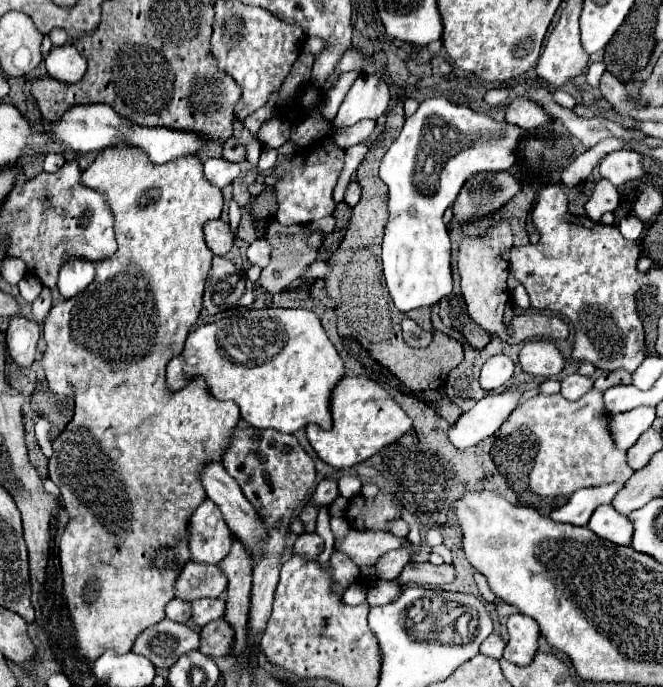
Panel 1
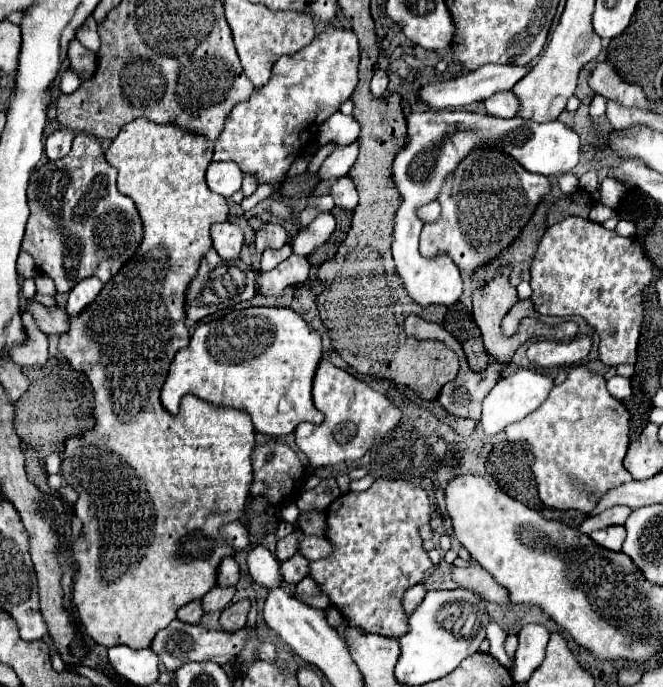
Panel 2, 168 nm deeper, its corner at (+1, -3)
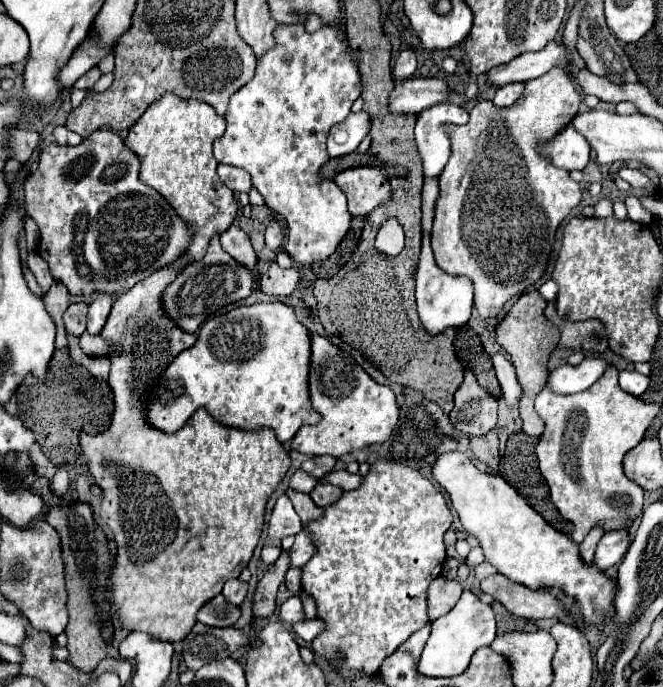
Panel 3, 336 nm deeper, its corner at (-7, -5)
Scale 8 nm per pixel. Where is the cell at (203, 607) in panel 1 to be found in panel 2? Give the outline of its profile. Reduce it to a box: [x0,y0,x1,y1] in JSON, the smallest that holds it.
[203,585,235,613]

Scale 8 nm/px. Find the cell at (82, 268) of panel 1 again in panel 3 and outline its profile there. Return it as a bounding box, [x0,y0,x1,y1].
[87,291,111,335]

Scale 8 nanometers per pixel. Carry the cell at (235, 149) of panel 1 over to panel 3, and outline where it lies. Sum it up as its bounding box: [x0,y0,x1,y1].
[213,25,361,263]

